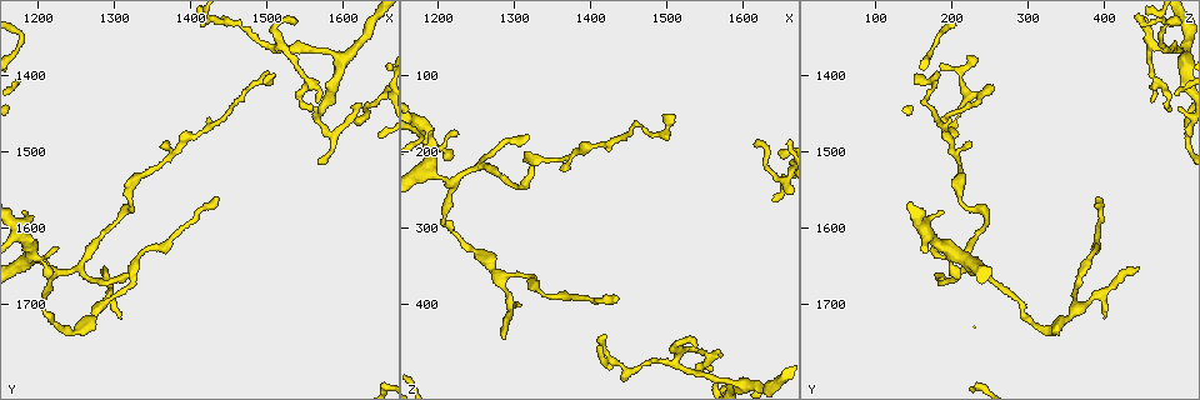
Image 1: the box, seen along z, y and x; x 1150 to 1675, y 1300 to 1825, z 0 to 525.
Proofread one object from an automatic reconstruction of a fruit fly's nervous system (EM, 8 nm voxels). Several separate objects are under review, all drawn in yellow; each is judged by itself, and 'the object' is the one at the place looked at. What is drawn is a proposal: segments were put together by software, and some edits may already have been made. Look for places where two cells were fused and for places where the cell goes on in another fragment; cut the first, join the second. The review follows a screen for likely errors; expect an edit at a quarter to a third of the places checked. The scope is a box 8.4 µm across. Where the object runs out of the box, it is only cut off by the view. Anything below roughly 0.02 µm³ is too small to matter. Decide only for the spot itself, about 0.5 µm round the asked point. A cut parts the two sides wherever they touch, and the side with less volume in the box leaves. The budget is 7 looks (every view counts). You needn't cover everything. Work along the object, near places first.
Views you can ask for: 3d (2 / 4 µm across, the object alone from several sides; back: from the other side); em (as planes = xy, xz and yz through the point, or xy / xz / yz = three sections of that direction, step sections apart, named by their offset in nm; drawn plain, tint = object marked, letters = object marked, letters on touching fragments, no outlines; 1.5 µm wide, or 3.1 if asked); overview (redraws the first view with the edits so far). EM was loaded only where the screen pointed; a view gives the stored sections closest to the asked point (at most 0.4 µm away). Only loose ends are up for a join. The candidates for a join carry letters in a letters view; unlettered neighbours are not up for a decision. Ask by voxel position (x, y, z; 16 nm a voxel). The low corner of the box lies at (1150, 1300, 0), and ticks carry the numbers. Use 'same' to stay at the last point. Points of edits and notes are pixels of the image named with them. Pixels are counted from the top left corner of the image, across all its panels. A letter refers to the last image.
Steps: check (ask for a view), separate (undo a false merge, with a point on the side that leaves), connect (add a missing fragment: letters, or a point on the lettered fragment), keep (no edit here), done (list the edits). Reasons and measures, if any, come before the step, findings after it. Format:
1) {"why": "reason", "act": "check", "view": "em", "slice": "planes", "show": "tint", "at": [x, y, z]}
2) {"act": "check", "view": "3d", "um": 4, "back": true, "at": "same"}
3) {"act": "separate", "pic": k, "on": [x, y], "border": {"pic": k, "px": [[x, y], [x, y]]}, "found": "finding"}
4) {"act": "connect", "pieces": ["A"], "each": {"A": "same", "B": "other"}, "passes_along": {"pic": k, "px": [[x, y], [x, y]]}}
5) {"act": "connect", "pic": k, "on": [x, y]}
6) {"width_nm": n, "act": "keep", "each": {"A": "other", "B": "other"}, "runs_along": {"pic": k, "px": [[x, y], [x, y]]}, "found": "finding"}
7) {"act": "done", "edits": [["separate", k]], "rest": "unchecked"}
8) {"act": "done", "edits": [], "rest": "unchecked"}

{"why": "narrows sharply", "act": "check", "view": "3d", "um": 2, "at": [1515, 1360, 480]}

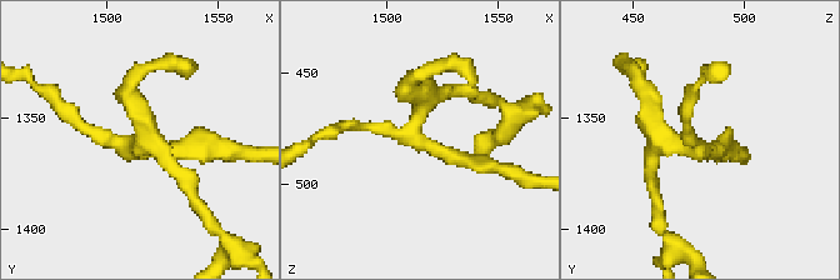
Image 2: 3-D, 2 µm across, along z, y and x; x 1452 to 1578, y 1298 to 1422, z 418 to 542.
{"act": "check", "view": "em", "slice": "xz", "step": 8, "show": "tint", "at": [1515, 1364, 482]}

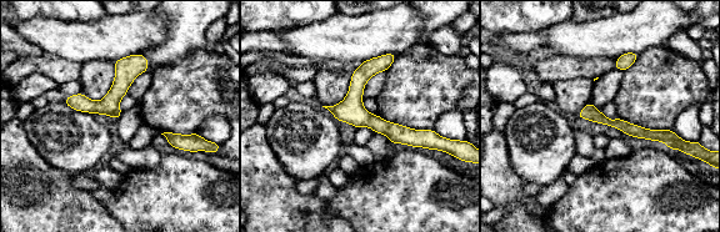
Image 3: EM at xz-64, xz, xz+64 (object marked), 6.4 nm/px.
{"act": "check", "view": "em", "slice": "planes", "show": "letters", "at": "same"}

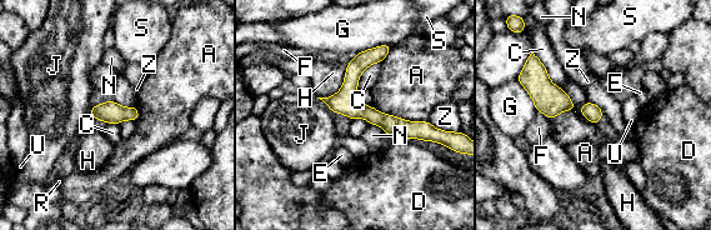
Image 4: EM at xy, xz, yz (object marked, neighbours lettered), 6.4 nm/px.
{"longest_contact_nm": ["A", 380], "act": "keep", "each": {"A": "other", "C": "other", "D": "other", "E": "other", "F": "other", "G": "other", "H": "other", "J": "other", "N": "other", "R": "other", "S": "other", "U": "other", "Z": "other"}, "runs_along": {"pic": 4, "px": [[328, 100], [391, 125], [427, 130]]}, "found": "one cell here"}

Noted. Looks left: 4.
{"why": "sudden change in width", "act": "check", "view": "em", "slice": "planes", "show": "letters", "at": [1215, 1655, 235]}

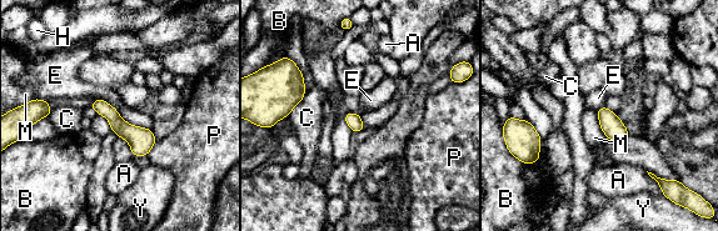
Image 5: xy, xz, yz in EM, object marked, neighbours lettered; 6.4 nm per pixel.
{"act": "keep", "each": {"A": "other", "B": "other", "C": "other", "E": "other", "H": "other", "M": "other", "P": "other", "Y": "other"}, "runs_along": {"pic": 5, "px": [[94, 105], [103, 108], [144, 152]]}, "found": "all the same cell"}

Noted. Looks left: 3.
{"why": "thin end", "act": "check", "view": "em", "slice": "xy", "step": 4, "show": "tint", "at": [1310, 1720, 400]}

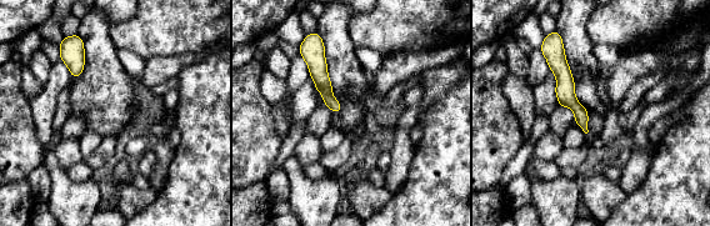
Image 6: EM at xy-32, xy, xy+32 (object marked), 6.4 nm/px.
{"act": "check", "view": "em", "slice": "planes", "show": "letters", "at": "same"}

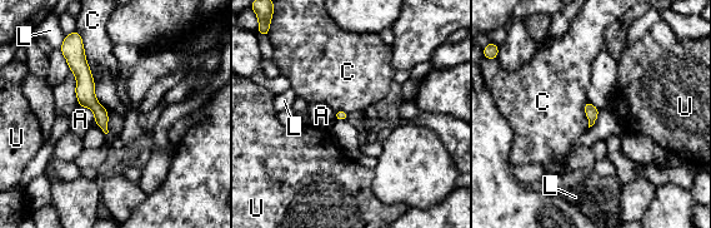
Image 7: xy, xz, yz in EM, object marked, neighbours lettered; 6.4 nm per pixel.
{"act": "keep", "each": {"A": "other", "C": "other", "L": "other", "U": "other"}, "found": "no lettered fragment goes on from it"}

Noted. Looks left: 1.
{"act": "done", "edits": [], "rest": "unchecked"}

